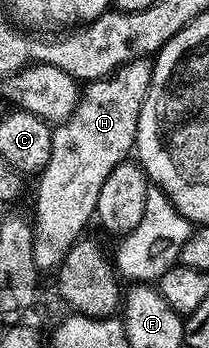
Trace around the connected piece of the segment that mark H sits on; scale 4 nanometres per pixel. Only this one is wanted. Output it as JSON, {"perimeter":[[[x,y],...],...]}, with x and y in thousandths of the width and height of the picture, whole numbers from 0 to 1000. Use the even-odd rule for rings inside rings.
{"perimeter":[[[708,167],[632,170],[522,216],[411,236],[383,264],[368,307],[330,328],[330,339],[249,368],[244,463],[225,463],[225,474],[191,491],[172,517],[182,520],[177,641],[167,629],[158,724],[167,761],[201,782],[234,779],[249,767],[254,776],[287,770],[297,750],[311,747],[311,730],[411,672],[407,649],[421,647],[426,629],[435,641],[450,626],[474,578],[474,543],[493,543],[493,520],[512,520],[550,474],[622,454],[656,405],[665,325],[684,313],[684,290],[703,279],[727,218],[732,187]]]}

